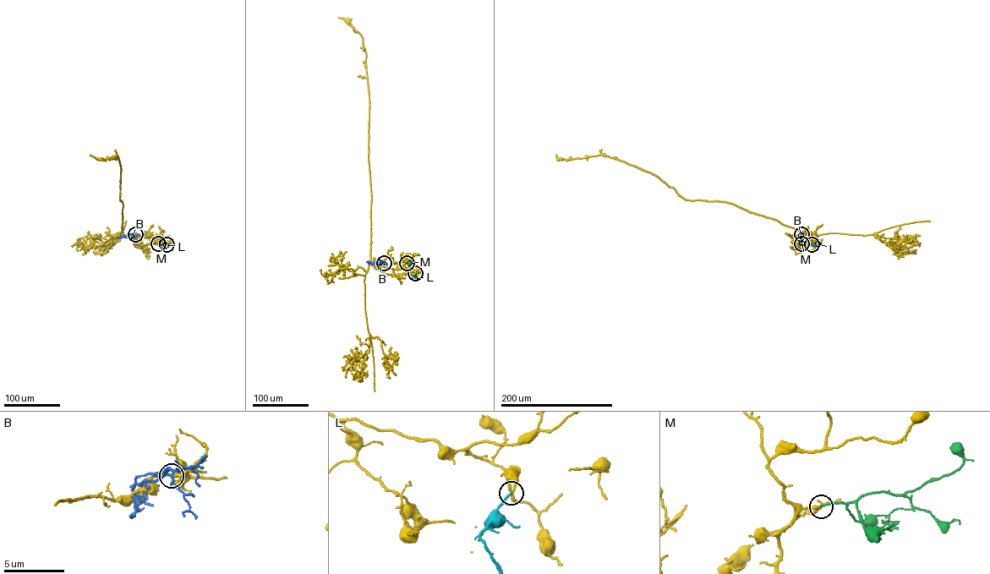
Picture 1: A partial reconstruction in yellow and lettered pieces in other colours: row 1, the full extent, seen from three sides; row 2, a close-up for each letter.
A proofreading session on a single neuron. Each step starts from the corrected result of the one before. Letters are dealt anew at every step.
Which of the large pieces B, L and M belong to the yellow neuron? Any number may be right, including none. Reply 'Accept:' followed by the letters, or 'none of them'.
Accept: L, M

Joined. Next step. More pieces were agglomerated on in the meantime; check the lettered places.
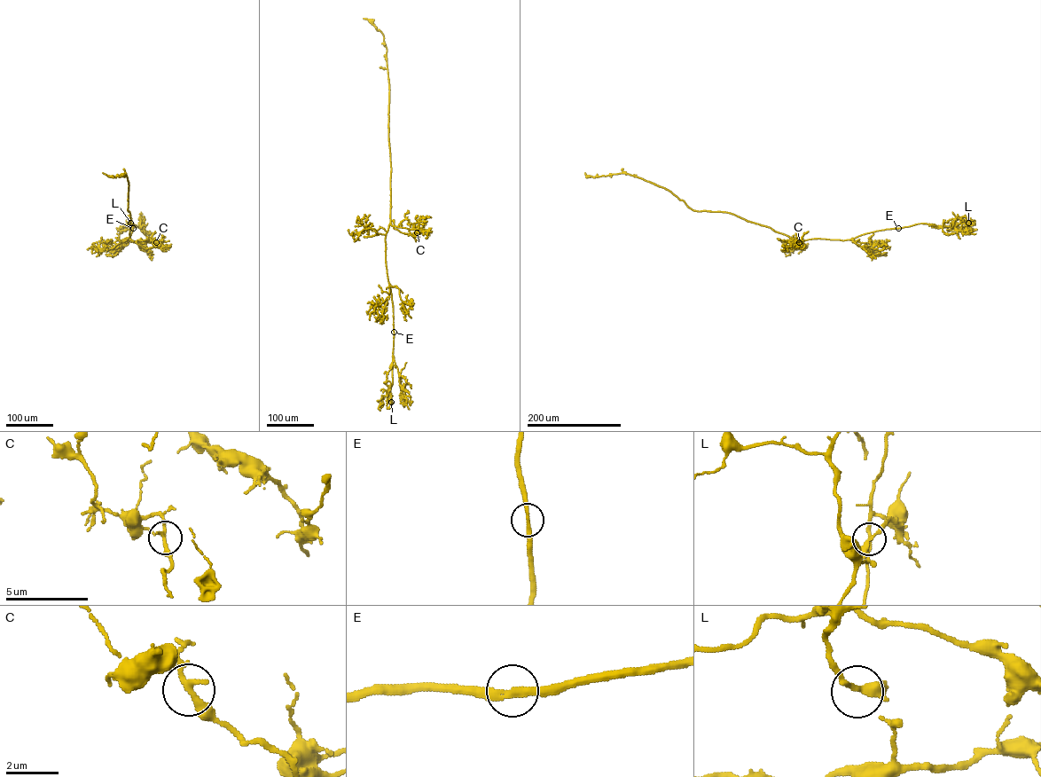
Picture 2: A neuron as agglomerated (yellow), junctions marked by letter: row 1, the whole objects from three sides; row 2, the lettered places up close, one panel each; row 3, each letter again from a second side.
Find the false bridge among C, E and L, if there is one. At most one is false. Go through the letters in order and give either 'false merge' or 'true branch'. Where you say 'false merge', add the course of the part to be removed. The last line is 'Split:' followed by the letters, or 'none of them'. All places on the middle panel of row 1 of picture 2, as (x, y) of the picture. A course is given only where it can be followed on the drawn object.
C: true branch
E: true branch
L: true branch
Split: none of them

